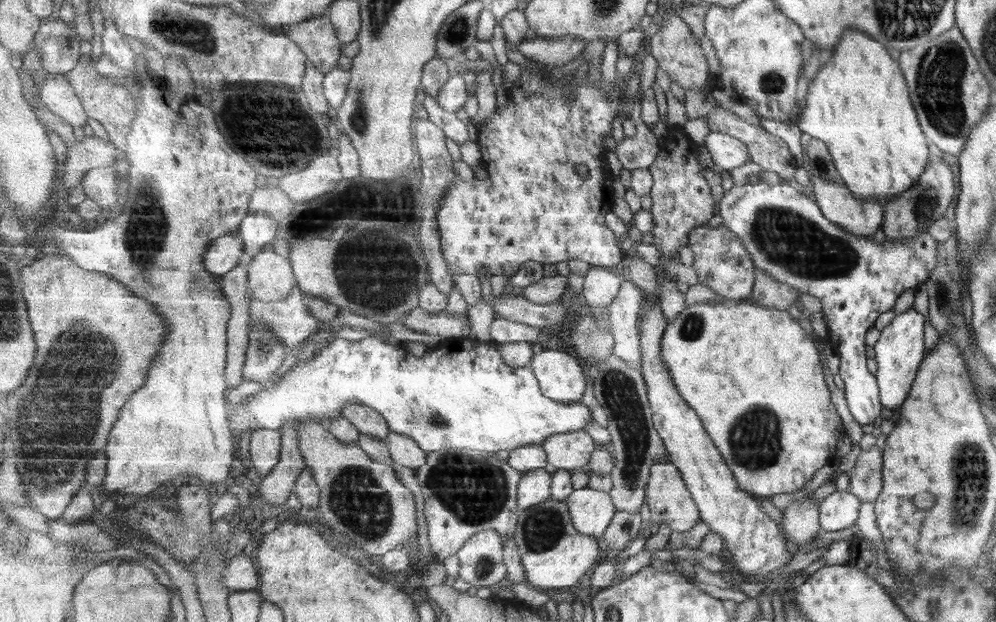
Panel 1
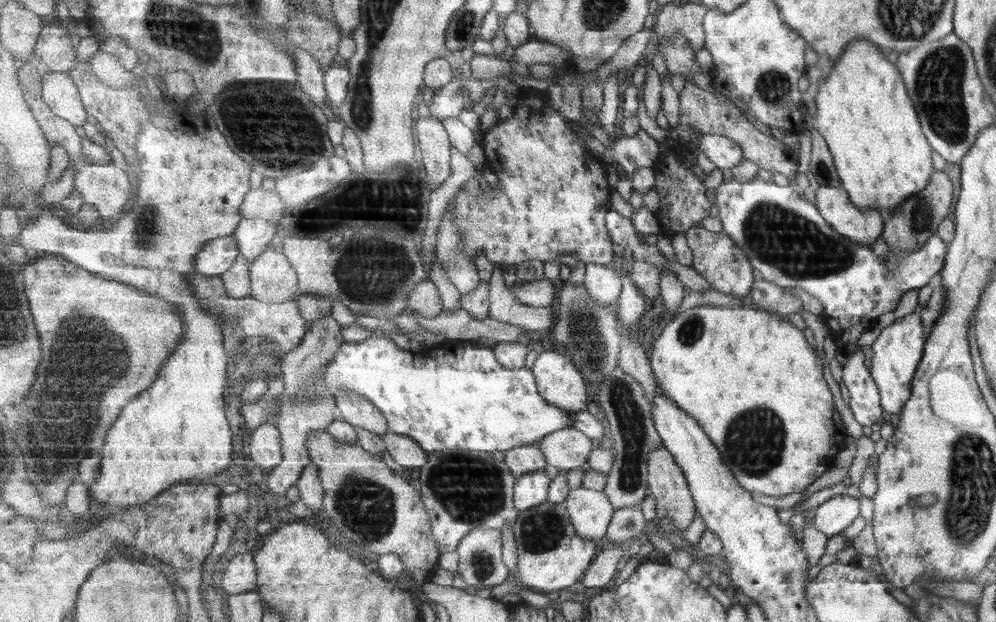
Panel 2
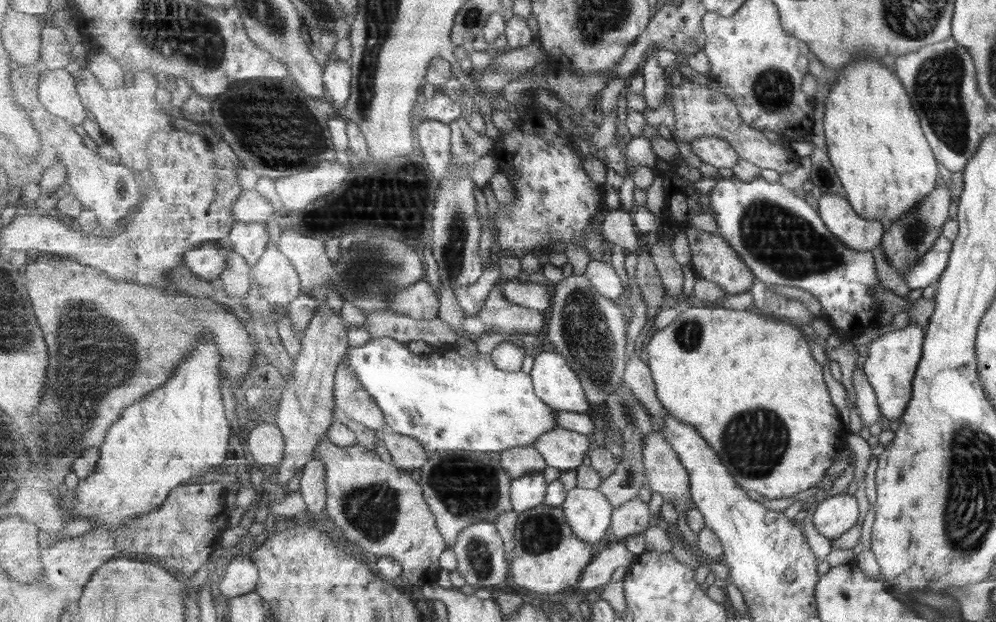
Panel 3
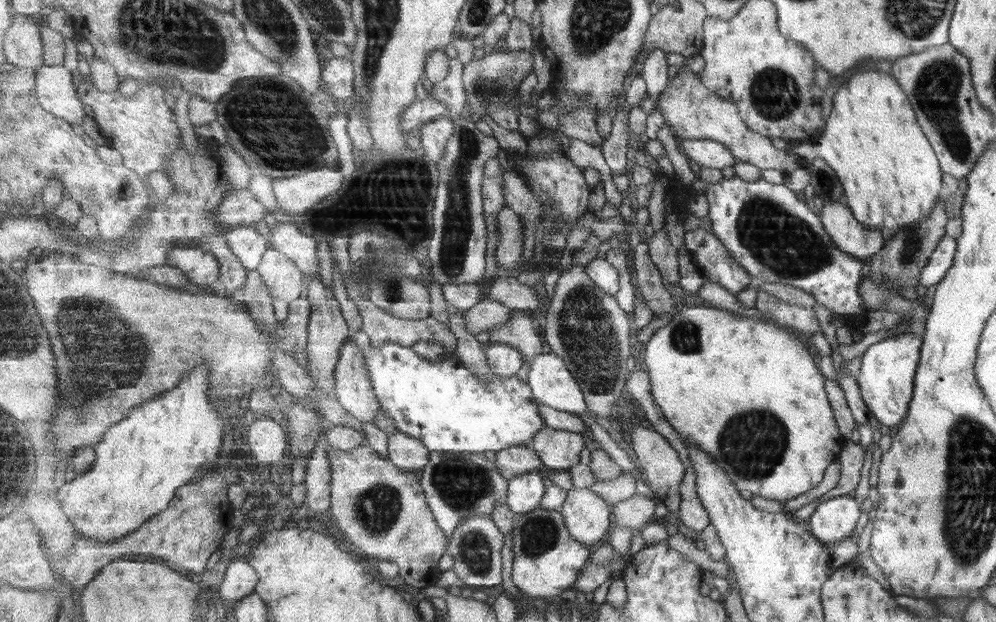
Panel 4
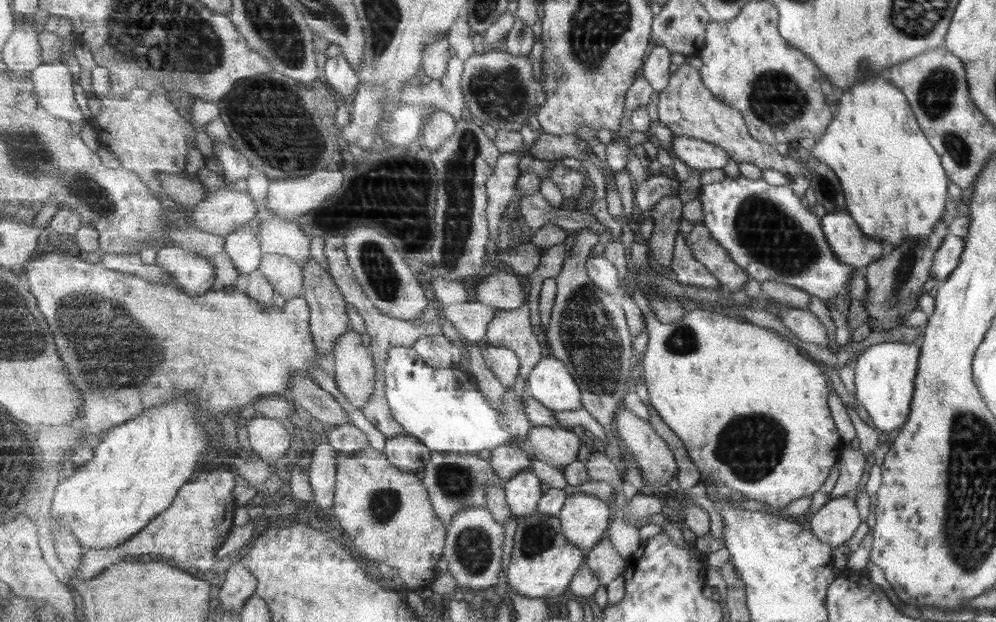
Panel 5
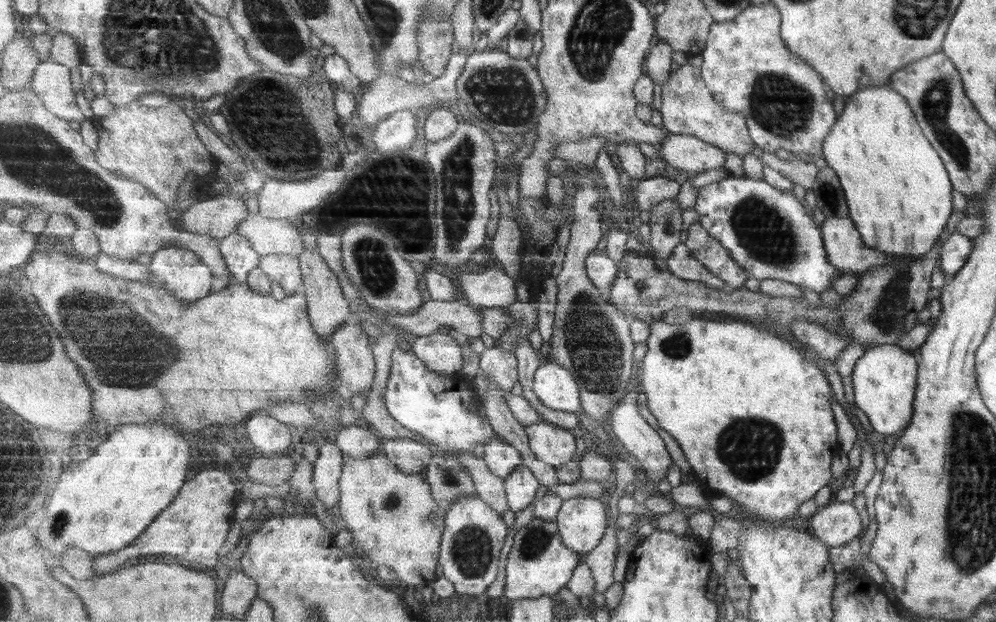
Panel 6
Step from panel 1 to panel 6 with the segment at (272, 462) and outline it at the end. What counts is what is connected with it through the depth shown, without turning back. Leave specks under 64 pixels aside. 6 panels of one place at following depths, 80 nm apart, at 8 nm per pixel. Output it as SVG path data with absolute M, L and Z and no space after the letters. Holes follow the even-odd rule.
M264 411L252 414L245 421L245 427L251 443L265 456L285 453L293 442L291 426Z

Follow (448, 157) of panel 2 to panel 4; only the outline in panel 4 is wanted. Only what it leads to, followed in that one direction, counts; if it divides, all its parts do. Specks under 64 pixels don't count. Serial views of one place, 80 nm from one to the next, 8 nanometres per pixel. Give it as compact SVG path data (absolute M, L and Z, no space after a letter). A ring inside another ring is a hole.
M441 116L426 123L417 132L422 143L422 153L434 162L435 166L446 155L448 140L454 135L454 120Z

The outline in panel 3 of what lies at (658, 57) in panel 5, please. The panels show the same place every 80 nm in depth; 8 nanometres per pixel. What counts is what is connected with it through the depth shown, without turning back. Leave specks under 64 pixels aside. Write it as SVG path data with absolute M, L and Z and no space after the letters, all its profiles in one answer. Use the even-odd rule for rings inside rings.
M657 55L647 56L640 70L646 82L642 92L647 100L647 106L649 110L659 109L659 106L666 102L668 88L665 70L660 66Z

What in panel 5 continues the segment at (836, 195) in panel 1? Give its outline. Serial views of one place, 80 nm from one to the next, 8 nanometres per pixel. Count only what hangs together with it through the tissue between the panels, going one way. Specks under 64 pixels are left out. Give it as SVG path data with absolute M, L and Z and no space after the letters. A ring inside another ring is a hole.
M845 210L825 213L820 227L834 257L855 269L877 260L887 248L863 234Z

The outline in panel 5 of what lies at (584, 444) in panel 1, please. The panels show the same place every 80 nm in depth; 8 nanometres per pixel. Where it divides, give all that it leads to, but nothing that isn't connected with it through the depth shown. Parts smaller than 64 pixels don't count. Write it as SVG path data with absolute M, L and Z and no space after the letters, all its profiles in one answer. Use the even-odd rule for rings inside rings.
M534 426L528 434L532 454L555 468L569 467L577 462L581 437L562 426Z

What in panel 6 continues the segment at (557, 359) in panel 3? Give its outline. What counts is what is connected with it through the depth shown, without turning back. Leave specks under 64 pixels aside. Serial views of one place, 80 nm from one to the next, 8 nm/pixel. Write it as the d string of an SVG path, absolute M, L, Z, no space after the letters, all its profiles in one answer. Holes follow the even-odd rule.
M544 359L534 376L535 394L549 407L563 412L583 411L580 384L568 368Z

